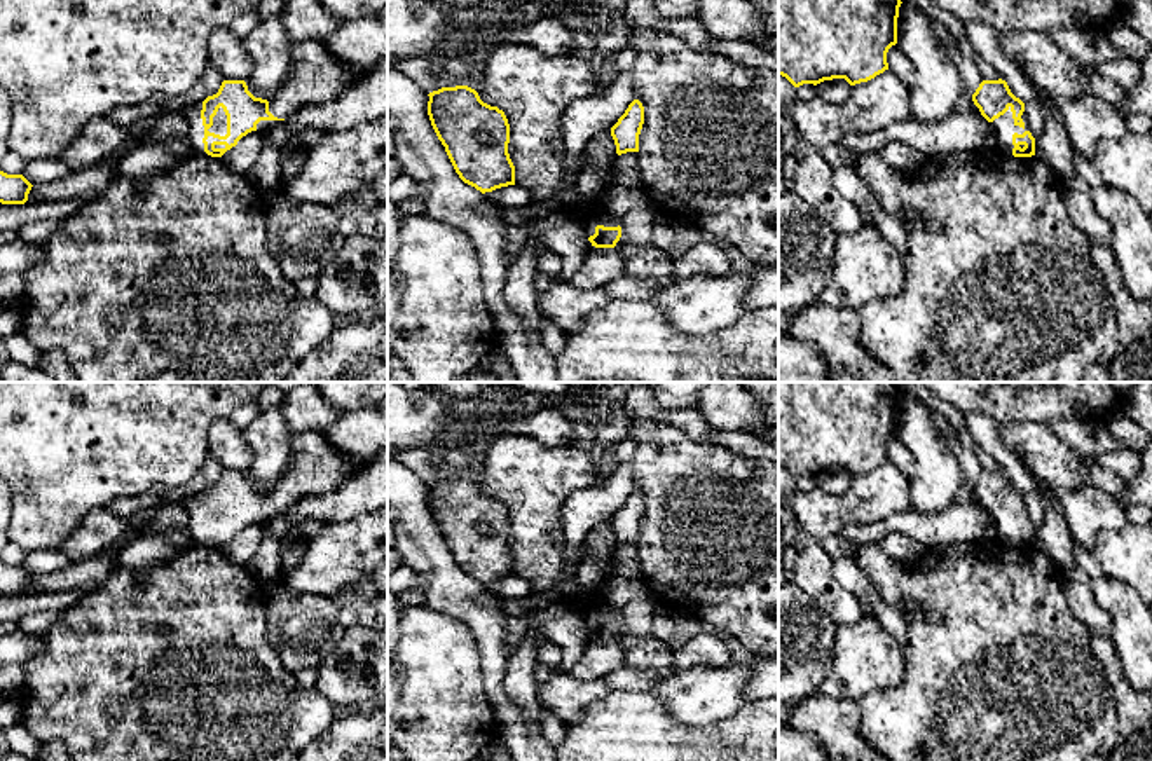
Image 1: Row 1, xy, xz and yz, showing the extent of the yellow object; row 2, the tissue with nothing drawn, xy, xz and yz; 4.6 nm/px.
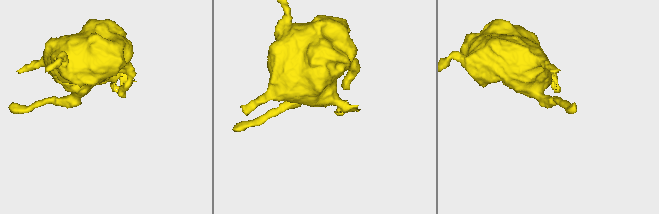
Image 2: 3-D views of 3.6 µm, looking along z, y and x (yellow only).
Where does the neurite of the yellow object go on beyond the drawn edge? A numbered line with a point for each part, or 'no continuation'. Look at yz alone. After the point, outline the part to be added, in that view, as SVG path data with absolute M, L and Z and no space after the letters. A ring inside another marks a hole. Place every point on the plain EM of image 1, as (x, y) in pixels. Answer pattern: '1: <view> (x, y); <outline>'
1: yz (1004, 519); M1009 497L1009 501L1004 506L1000 506L998 510L995 510L991 513L991 520L997 527L997 539L998 541L1012 546L1012 539L1014 539L1012 525L1014 524L1023 525L1025 522L1030 522L1028 515L1026 515L1025 503L1023 503L1021 510L1025 513L1023 518L1014 515L1012 503L1011 503L1011 497Z

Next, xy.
1: xy (219, 517); M222 497L218 499L216 506L213 508L213 517L208 522L220 525L220 527L227 525L227 506Z

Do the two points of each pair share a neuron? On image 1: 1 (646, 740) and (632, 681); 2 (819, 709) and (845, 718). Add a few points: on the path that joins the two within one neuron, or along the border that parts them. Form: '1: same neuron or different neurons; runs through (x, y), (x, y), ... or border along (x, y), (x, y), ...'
1: different neurons; border along (648, 686), (611, 692)
2: same neuron; runs through (826, 716), (838, 718)

